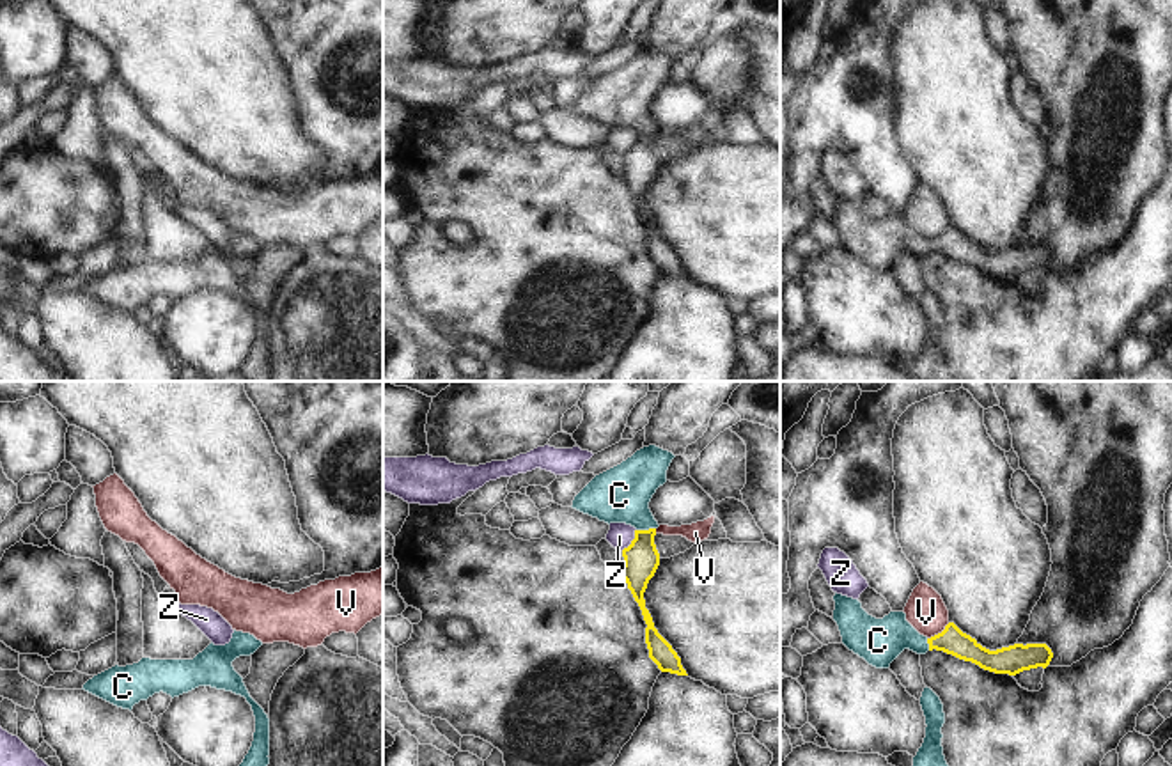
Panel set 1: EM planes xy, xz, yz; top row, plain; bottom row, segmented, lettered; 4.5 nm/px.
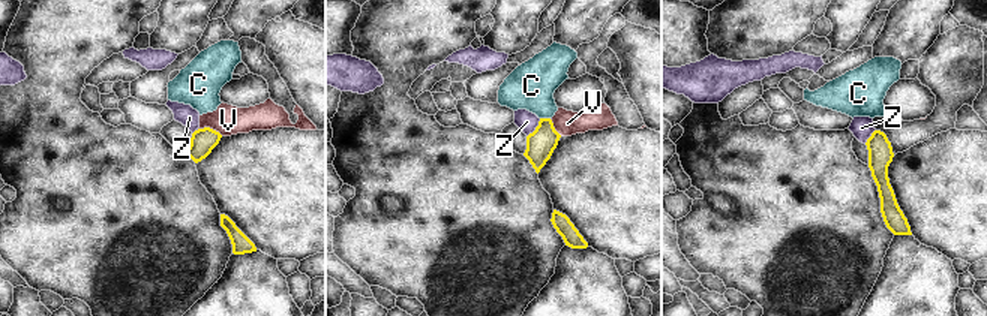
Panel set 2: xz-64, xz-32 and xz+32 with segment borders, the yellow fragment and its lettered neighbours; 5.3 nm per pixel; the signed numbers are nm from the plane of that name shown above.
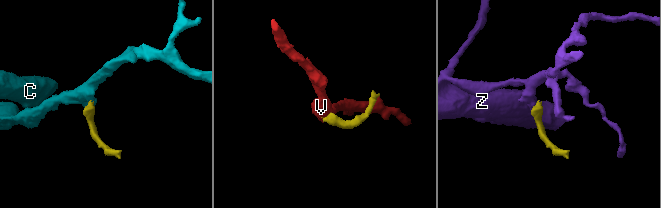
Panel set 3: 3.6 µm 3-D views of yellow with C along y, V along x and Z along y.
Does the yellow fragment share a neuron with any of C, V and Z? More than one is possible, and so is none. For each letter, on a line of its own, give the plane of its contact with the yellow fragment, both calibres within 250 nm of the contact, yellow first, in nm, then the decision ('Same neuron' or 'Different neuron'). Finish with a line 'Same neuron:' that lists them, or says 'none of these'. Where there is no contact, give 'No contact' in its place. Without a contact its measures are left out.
C: Touches yellow in xz. Thickness 160 nm (yellow) against 260 nm. Same neuron
V: Touches yellow in yz. Thickness 120 nm (yellow) against 180 nm. Different neuron
Z: Touches yellow in xz. Thickness 160 nm (yellow) against 110 nm. Different neuron
Same neuron: C.

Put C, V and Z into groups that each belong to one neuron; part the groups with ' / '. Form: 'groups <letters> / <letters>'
groups C / V / Z

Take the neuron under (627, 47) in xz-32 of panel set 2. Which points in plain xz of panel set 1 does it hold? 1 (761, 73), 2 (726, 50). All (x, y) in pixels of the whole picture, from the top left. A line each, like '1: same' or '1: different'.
1: same
2: different

